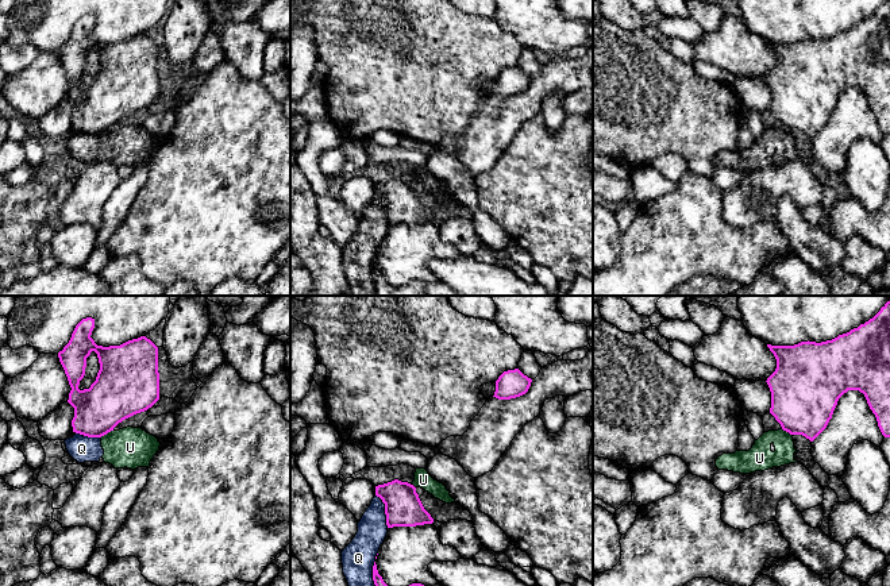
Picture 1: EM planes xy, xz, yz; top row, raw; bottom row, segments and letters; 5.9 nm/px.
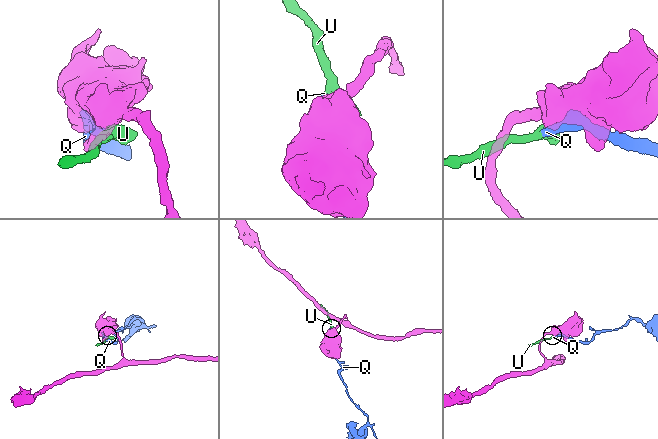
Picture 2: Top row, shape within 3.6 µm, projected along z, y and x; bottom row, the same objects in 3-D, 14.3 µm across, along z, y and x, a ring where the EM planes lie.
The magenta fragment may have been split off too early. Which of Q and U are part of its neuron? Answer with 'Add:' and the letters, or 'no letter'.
Add: no letter

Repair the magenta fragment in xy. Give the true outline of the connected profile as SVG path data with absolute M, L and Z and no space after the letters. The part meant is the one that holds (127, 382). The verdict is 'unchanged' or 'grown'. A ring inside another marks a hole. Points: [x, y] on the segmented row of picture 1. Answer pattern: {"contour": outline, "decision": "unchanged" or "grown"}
{"contour": "M82 319L74 328L69 343L58 352L72 388L68 402L74 408L73 432L101 437L123 420L147 410L159 400L158 347L146 336L128 340L120 346L97 346L90 338L95 319ZM95 351L100 370L89 389L80 390L80 381L85 375L86 358Z", "decision": "unchanged"}

